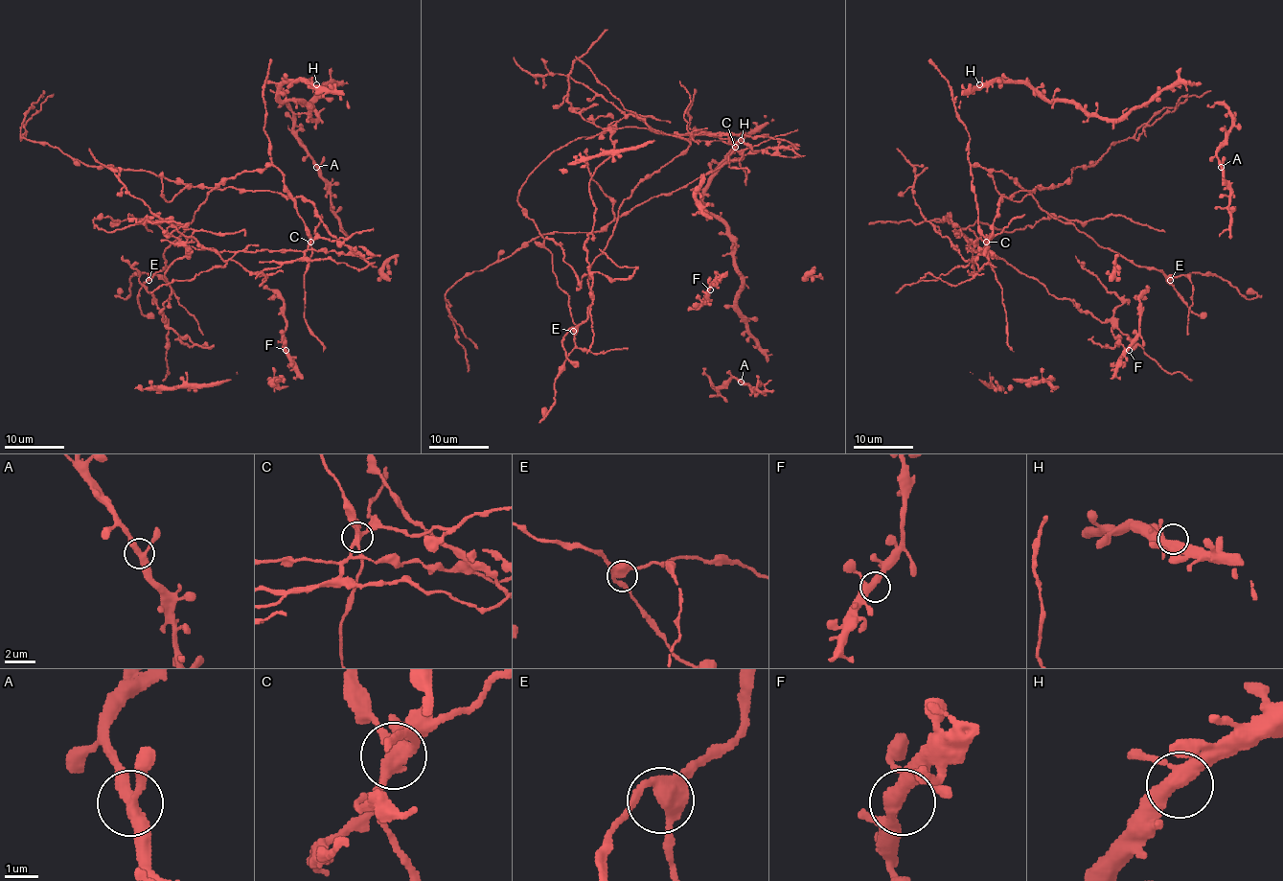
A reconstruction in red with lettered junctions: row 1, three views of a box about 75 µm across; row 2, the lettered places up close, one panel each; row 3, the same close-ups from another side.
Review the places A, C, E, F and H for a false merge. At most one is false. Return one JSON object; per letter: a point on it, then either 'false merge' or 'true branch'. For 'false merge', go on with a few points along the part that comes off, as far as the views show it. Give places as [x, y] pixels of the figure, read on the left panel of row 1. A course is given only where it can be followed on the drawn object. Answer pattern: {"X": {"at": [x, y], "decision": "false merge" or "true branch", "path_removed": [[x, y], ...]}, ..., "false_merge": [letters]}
{"A": {"at": [316, 167], "decision": "true branch"}, "C": {"at": [310, 242], "decision": "false merge", "path_removed": [[310, 241], [315, 250], [351, 250], [300, 197], [197, 187], [147, 171], [87, 167], [20, 135], [42, 90]]}, "E": {"at": [148, 280], "decision": "true branch"}, "F": {"at": [286, 350], "decision": "true branch"}, "H": {"at": [316, 84], "decision": "true branch"}, "false_merge": ["C"]}

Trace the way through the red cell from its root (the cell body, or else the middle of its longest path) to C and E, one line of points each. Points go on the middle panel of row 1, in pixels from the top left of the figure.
C: (721, 137), (727, 139), (735, 148)
E: (721, 137), (698, 131), (684, 150), (649, 174), (620, 204), (613, 234), (589, 271), (589, 314), (573, 331)

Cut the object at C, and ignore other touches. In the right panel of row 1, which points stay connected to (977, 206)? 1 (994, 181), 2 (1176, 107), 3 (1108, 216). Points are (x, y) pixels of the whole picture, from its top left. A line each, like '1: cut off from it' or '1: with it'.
1: cut off from it
2: cut off from it
3: cut off from it

